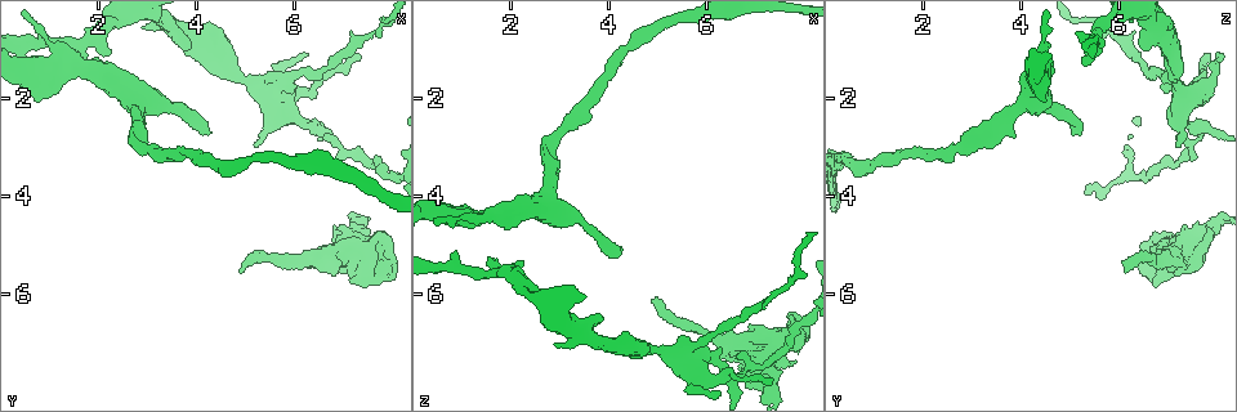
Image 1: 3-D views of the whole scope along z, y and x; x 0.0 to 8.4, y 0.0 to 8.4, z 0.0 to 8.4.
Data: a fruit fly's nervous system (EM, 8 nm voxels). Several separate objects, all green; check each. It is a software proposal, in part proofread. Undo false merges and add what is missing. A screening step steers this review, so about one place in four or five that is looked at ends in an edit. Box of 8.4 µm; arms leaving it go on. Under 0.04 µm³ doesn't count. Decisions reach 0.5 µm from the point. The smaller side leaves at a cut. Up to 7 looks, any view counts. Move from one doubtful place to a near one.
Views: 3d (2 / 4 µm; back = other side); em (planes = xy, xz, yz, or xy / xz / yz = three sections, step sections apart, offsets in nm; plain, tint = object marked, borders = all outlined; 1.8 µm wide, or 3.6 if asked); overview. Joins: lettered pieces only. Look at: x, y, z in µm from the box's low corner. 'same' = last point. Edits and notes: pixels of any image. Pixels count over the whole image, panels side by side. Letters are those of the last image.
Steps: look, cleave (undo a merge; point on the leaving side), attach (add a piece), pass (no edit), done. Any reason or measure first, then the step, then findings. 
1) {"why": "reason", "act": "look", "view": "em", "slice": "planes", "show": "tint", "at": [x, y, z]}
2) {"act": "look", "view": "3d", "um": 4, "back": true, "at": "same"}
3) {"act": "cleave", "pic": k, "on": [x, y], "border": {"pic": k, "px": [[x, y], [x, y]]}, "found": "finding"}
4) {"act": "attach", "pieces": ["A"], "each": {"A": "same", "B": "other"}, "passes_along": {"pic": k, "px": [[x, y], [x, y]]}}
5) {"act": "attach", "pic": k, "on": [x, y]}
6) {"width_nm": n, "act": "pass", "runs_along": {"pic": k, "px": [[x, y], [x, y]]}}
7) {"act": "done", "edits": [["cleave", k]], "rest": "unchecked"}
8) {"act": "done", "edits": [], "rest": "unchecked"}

{"why": "free end", "act": "look", "view": "3d", "um": 2, "back": true, "at": [4.25, 2.75, 5.10]}

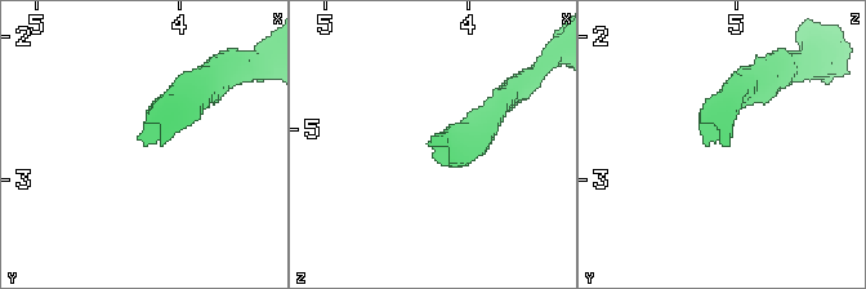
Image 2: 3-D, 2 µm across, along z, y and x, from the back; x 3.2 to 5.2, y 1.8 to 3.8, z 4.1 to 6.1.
{"act": "look", "view": "em", "slice": "planes", "show": "tint", "at": [4.26, 2.76, 5.06]}

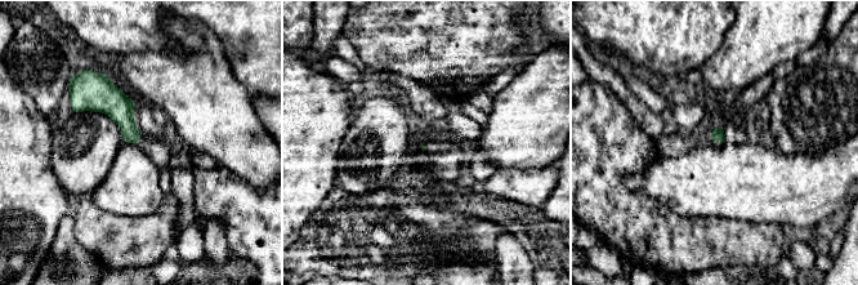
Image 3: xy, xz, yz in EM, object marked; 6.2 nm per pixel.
{"why": "see the neighbours", "act": "look", "view": "em", "slice": "planes", "show": "borders", "at": "same"}

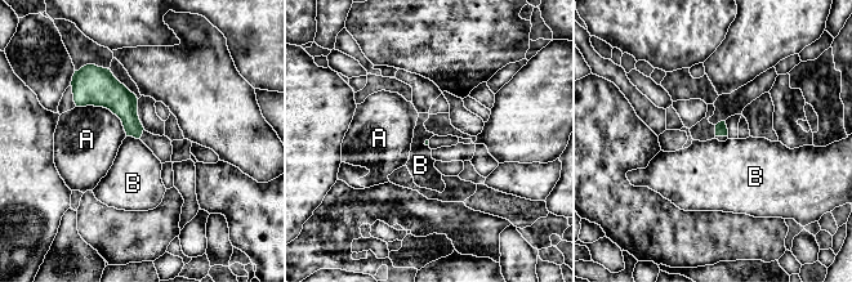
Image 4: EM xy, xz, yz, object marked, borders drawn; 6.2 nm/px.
{"longest_contact_nm": ["A", 380], "act": "pass", "each": {"A": "other", "B": "other"}, "found": "none of them fits"}

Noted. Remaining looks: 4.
{"why": "branch point", "act": "look", "view": "em", "um": 3.6, "slice": "xz", "step": 16, "show": "borders", "at": [2.80, 2.15, 4.10]}

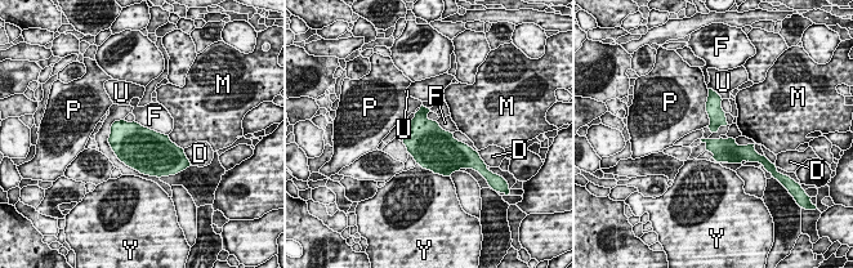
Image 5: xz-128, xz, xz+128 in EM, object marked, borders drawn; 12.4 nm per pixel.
{"longest_contact_nm": ["F", 480], "act": "pass", "each": {"D": "other", "F": "other", "M": "other", "P": "other", "U": "other", "Y": "other"}, "border": {"pic": 5, "px": [[134, 120], [168, 135]]}, "found": "one cell here"}

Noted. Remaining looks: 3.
{"act": "look", "view": "em", "slice": "planes", "show": "borders", "at": [1.30, 0.85, 4.60]}

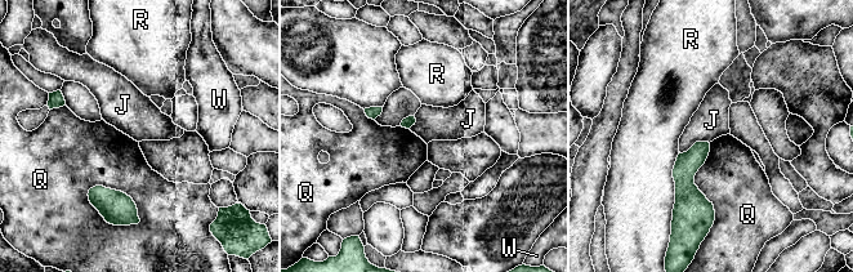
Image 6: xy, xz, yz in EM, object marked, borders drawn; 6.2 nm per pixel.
{"longest_contact_nm": ["R", 420], "act": "pass", "each": {"J": "other", "Q": "other", "R": "other", "W": "other"}, "border": {"pic": 6, "px": [[709, 142], [695, 142], [679, 152]]}, "found": "no lettered piece goes on from it"}

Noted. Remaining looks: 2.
{"act": "done", "edits": [], "rest": "unchecked"}

